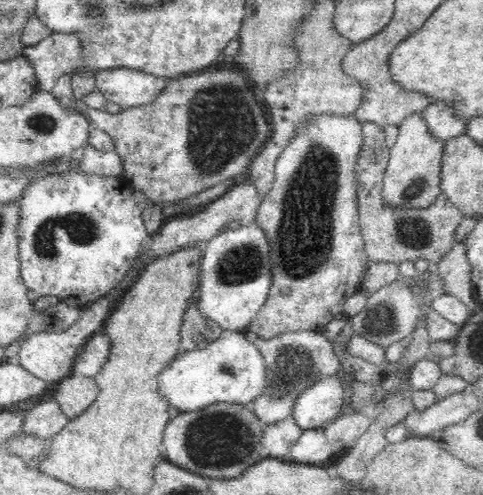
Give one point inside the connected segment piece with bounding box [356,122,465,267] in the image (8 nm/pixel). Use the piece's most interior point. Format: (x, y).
(391, 235)

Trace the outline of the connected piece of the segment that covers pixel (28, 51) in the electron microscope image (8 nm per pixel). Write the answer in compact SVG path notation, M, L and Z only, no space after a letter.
M74 33L47 36L34 46L25 46L22 55L34 67L39 90L46 92L51 92L64 74L77 73L84 64L82 43Z

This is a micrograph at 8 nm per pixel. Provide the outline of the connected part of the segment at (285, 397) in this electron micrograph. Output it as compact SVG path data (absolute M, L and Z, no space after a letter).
M247 329L239 330L249 342L255 344L266 363L266 390L253 403L253 412L264 424L276 424L293 414L295 400L314 381L336 374L340 370L340 361L331 347L330 341L321 332L300 330L285 332L269 339L262 339Z

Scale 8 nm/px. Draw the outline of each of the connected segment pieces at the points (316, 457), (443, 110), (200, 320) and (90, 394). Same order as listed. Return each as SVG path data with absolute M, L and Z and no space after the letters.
M319 429L303 430L302 436L290 448L290 453L283 459L286 463L318 465L334 458L335 451L327 441L324 431Z
M438 100L423 110L427 129L436 140L448 140L466 133L467 121L458 116L447 102Z
M198 284L196 292L192 294L192 298L188 302L188 308L186 308L180 332L180 352L206 348L214 340L218 340L218 336L222 334L223 328L220 325L216 325L200 313L200 309L197 307L200 293L200 284Z
M72 373L71 376L60 380L53 398L70 421L84 414L88 406L96 400L98 393L99 386L95 377Z

